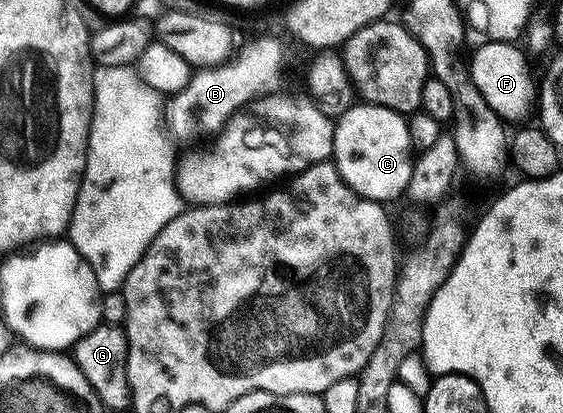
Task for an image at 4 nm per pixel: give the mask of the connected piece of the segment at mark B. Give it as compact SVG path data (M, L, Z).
M267 34L249 39L249 44L227 62L193 71L188 85L163 105L167 131L173 137L183 132L192 136L200 136L203 132L219 133L239 108L279 93L284 80L284 48L273 36Z

